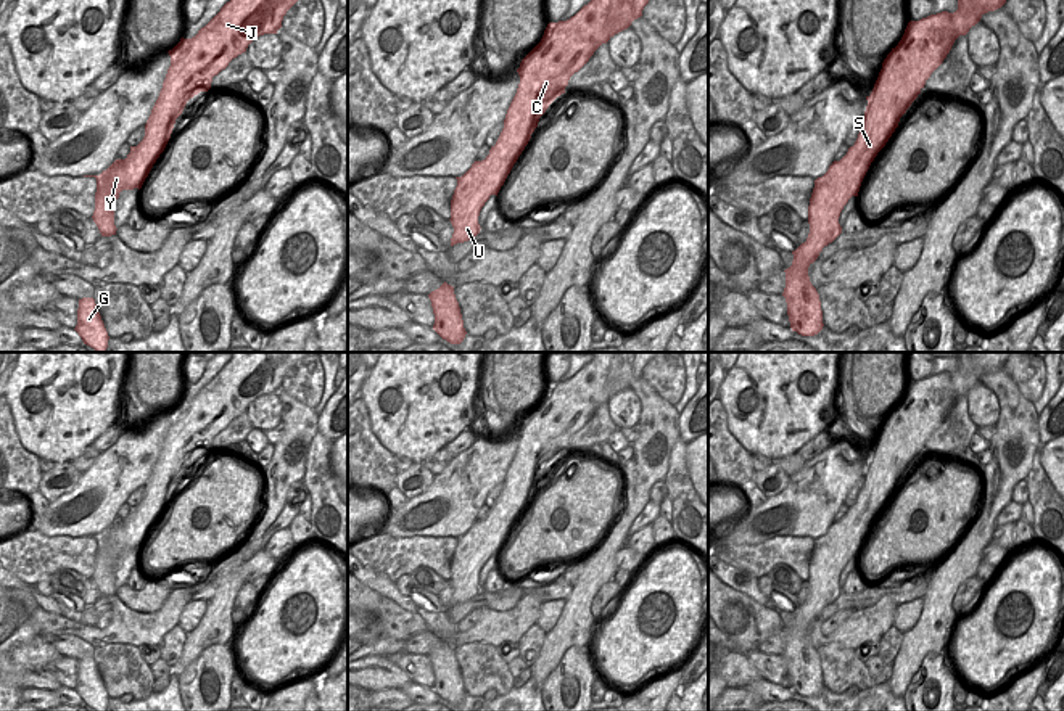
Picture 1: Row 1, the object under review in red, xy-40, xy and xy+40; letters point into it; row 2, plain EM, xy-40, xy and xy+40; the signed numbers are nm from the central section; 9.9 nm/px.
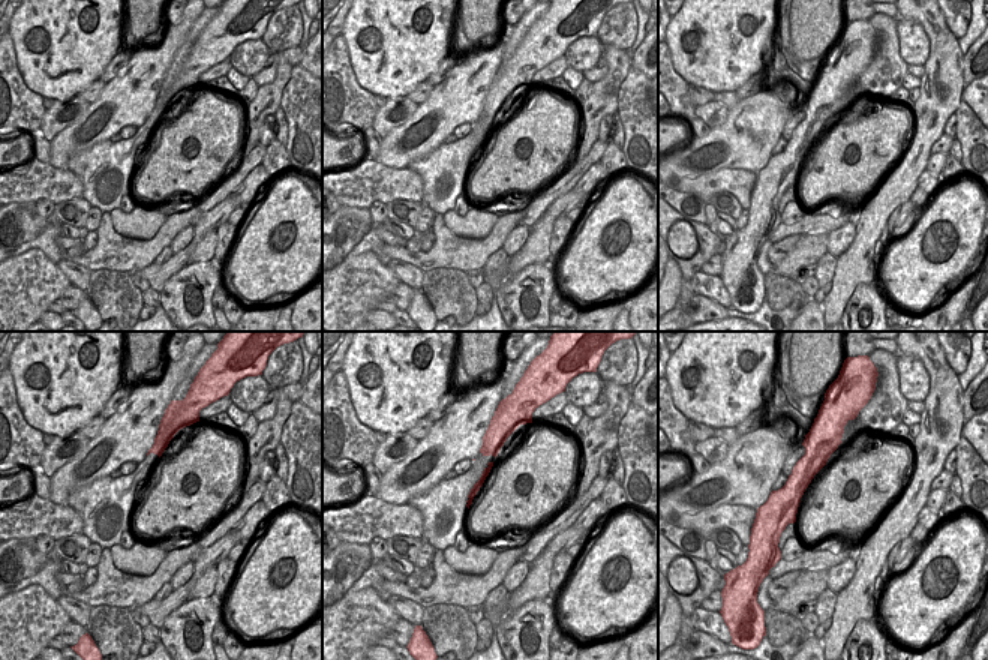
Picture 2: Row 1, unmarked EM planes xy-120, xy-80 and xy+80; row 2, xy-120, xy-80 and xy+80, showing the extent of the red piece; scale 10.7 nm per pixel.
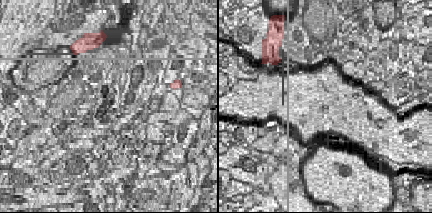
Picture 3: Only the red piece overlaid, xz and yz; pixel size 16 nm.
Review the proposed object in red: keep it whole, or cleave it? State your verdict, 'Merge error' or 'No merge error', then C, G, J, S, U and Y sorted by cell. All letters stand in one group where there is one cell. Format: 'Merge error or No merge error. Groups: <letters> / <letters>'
No merge error. Groups: C G J S U Y

